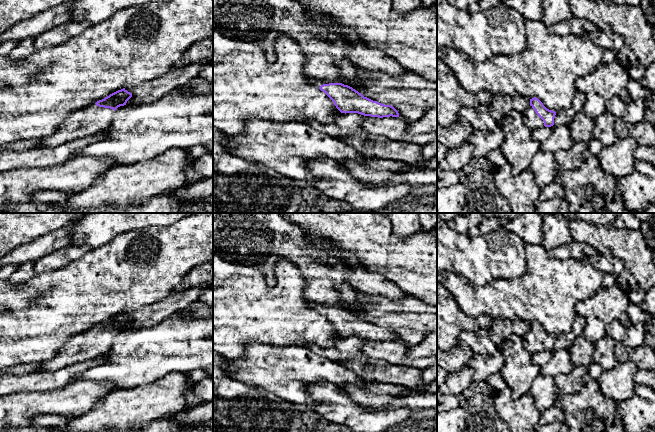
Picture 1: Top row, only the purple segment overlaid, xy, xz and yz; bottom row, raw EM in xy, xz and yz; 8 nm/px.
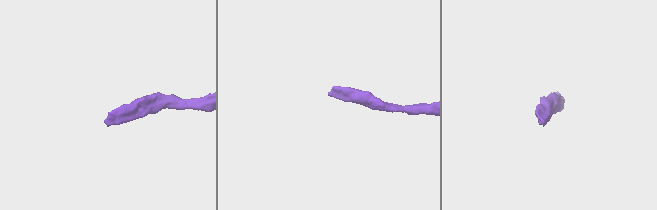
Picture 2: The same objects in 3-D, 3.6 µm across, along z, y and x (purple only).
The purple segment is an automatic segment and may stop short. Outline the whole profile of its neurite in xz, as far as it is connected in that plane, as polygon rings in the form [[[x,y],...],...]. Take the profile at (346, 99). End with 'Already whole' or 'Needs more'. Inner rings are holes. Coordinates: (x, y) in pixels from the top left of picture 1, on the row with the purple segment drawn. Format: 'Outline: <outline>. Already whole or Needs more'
Outline: [[[309,78],[311,84],[317,86],[334,103],[341,113],[358,113],[371,117],[399,117],[398,111],[391,105],[384,105],[364,97],[348,85]]]. Needs more

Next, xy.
Outline: [[[118,90],[89,107],[69,114],[59,129],[51,136],[41,138],[35,148],[55,148],[75,139],[104,132],[115,118],[115,110],[126,105],[132,93]]]. Needs more

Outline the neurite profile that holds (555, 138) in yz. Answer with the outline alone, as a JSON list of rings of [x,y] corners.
[[[569,125],[544,126],[533,131],[533,138],[540,144],[542,150],[552,153],[567,151],[574,144]]]

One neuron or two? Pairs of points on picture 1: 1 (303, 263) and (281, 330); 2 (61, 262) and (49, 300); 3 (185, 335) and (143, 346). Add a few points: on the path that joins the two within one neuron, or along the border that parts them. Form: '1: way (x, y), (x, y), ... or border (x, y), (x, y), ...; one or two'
1: border (280, 258), (289, 260), (306, 279); two
2: border (80, 257), (63, 267), (36, 274); two
3: way (175, 344), (171, 346), (153, 346); one

